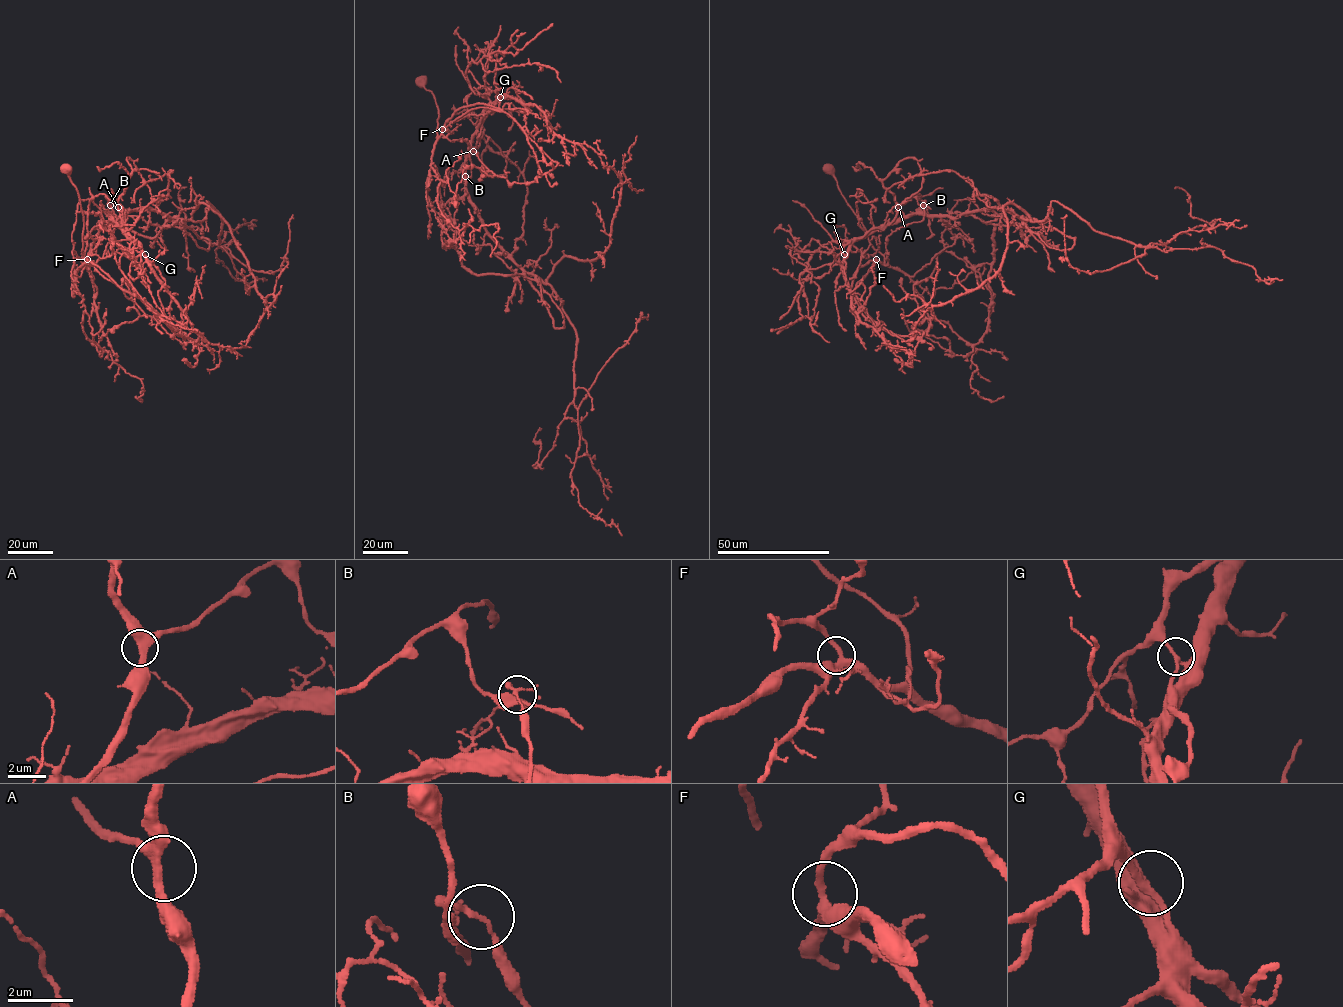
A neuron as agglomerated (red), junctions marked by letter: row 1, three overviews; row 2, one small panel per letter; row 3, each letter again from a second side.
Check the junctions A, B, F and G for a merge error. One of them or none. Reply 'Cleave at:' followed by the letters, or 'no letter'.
Cleave at: B

